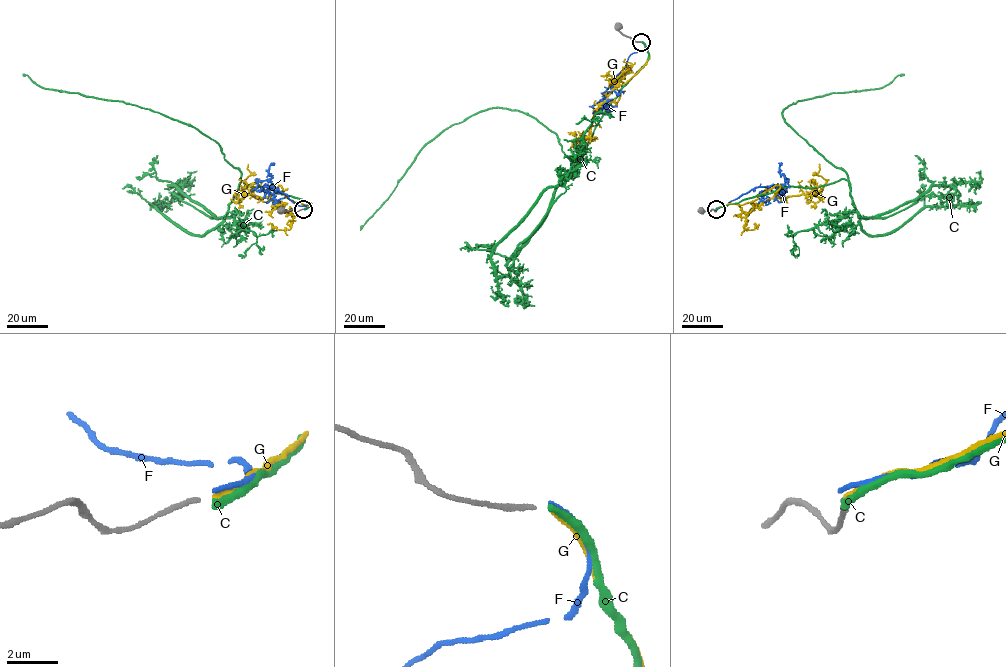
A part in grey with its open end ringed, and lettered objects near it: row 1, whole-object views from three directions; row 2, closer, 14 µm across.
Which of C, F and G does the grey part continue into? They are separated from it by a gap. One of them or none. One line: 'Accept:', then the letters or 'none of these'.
Accept: G

